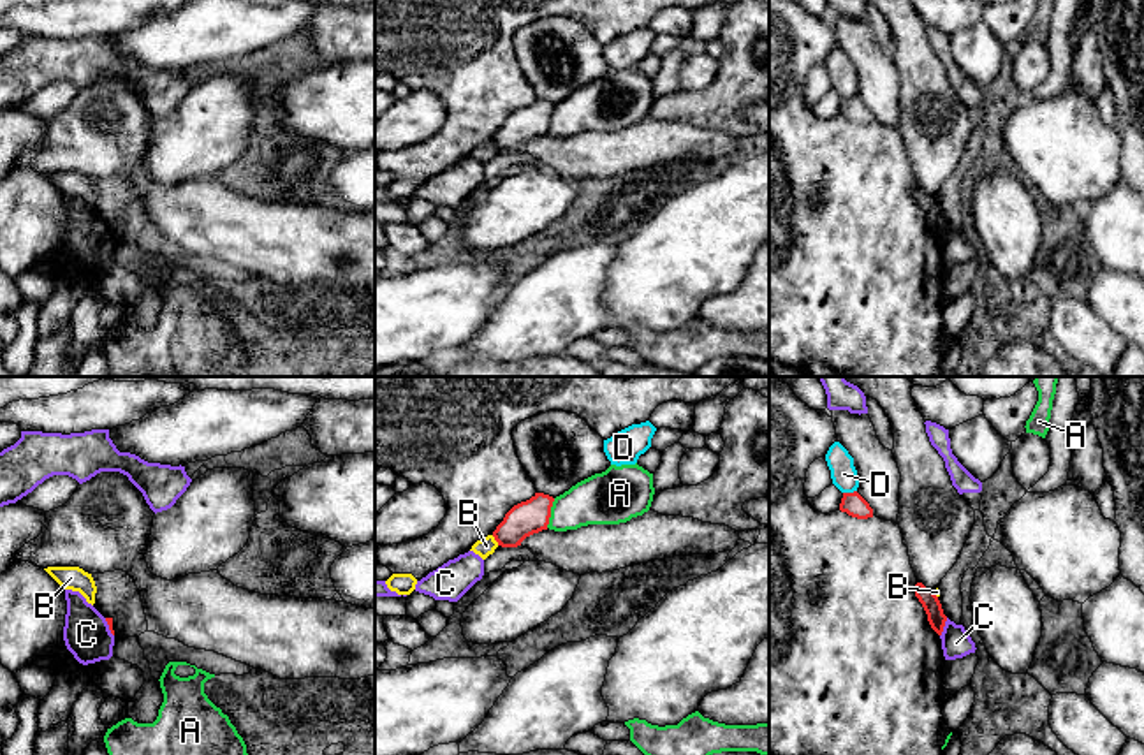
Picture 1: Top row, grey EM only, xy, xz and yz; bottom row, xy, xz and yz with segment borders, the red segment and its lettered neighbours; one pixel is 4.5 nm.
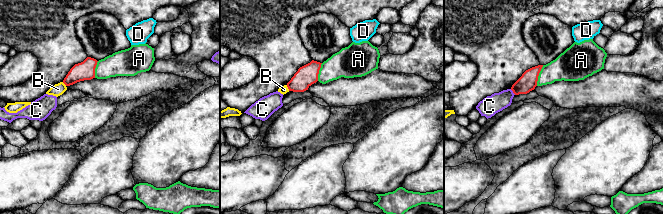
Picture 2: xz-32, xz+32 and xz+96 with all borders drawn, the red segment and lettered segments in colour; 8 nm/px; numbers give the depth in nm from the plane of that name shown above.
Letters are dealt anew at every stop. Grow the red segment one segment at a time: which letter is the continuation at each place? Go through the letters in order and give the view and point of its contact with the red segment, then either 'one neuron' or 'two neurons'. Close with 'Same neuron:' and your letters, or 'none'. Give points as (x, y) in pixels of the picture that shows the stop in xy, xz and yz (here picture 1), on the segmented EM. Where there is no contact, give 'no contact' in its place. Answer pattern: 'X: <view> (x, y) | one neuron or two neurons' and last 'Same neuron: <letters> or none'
A: xz (550, 513) | two neurons
B: xz (495, 539) | two neurons
C: yz (944, 625) | two neurons
D: yz (849, 493) | two neurons
Same neuron: none

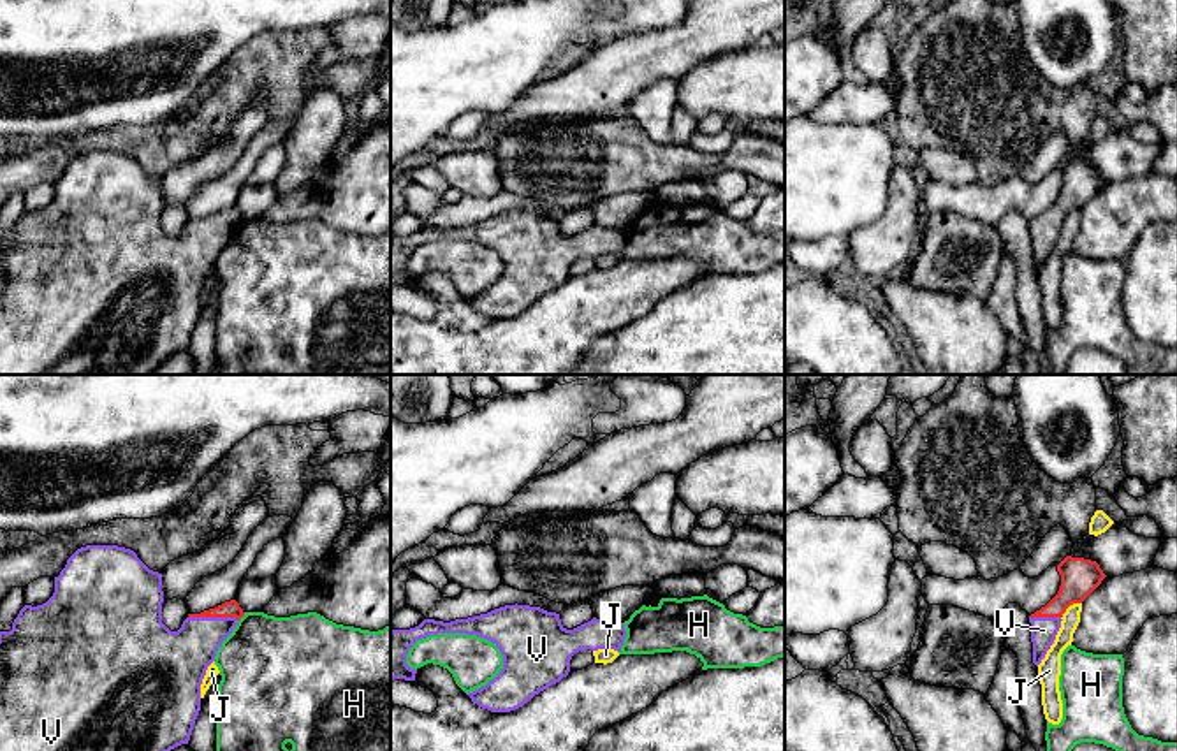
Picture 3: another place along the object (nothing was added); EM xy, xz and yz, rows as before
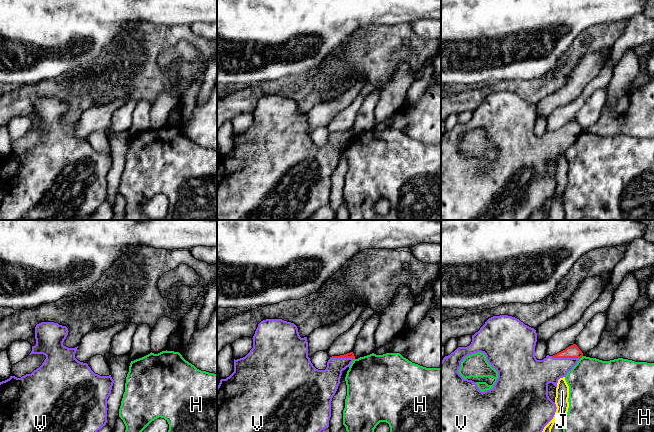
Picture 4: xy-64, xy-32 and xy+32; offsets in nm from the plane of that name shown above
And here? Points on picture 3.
H: xy (241, 616) | two neurons
J: yz (1068, 605) | two neurons
V: xy (213, 616) | one neuron
Same neuron: V

